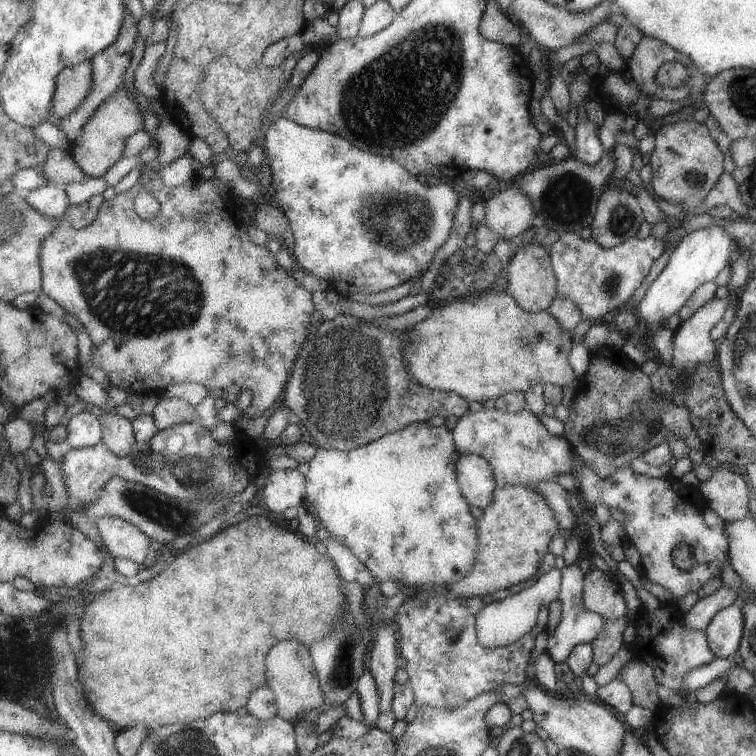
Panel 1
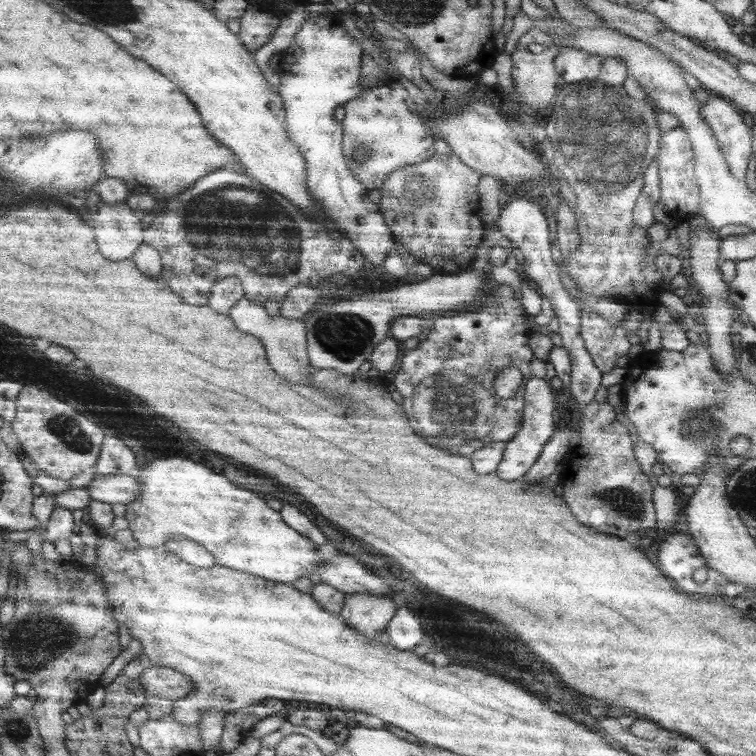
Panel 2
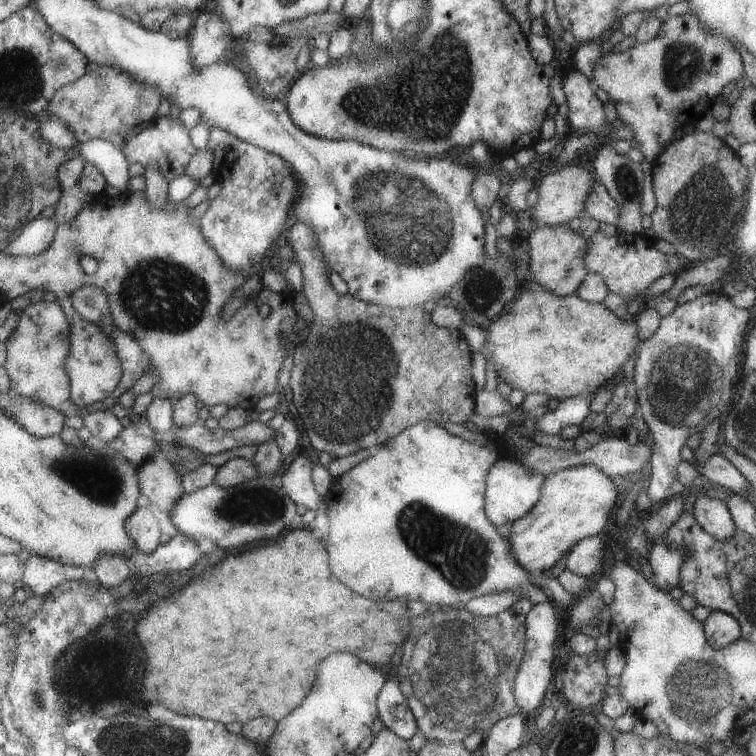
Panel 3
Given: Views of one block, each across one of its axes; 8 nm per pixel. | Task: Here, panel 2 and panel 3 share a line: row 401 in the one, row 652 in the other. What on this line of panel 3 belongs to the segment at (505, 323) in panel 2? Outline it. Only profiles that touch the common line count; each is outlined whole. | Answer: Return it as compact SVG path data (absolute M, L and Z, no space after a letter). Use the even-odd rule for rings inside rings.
M520 597L498 615L471 614L463 608L435 608L409 621L409 636L401 645L402 660L398 664L398 682L416 725L426 739L442 743L463 742L473 731L489 730L494 724L521 712L513 694L514 680L524 657L525 619L535 606Z

